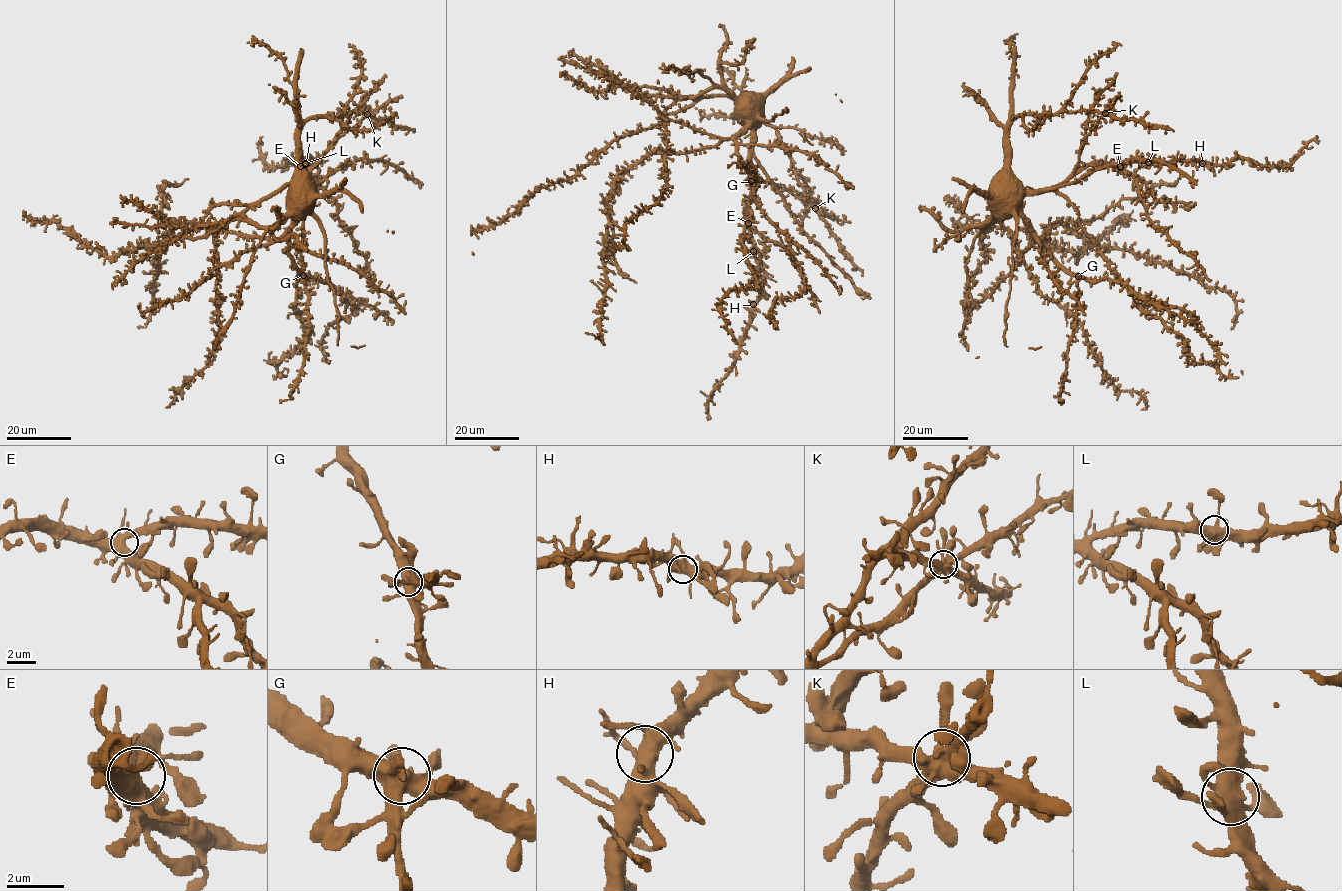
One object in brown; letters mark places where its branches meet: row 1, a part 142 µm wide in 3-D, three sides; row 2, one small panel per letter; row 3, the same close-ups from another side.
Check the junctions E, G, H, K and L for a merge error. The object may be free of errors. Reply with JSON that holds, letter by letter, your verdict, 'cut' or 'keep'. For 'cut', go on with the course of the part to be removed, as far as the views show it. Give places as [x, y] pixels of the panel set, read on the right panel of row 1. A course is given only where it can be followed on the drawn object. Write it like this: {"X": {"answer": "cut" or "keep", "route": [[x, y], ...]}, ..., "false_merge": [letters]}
{"E": {"answer": "keep"}, "G": {"answer": "keep"}, "H": {"answer": "keep"}, "K": {"answer": "keep"}, "L": {"answer": "keep"}, "false_merge": []}

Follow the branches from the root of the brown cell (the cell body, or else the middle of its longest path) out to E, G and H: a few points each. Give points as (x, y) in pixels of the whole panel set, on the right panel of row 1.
E: (1016, 207), (1026, 194), (1057, 189), (1093, 163), (1120, 166)
G: (1016, 207), (1036, 240), (1061, 265), (1078, 276)
H: (1016, 207), (1026, 194), (1057, 189), (1093, 163), (1202, 163)

